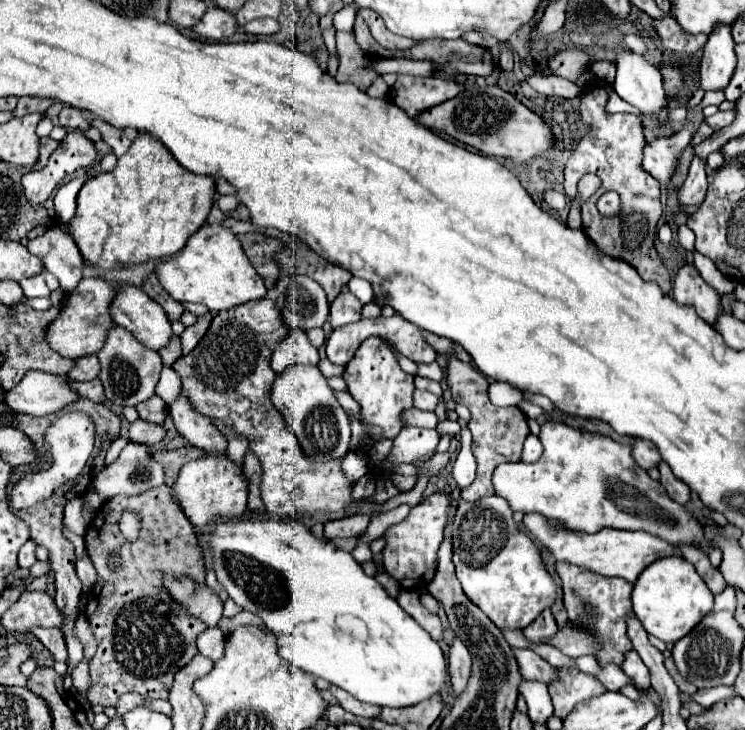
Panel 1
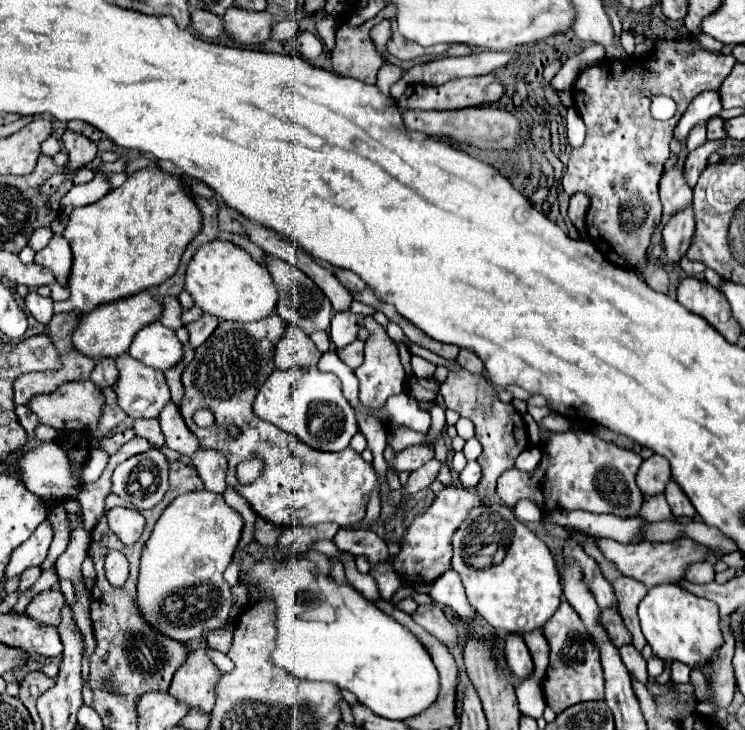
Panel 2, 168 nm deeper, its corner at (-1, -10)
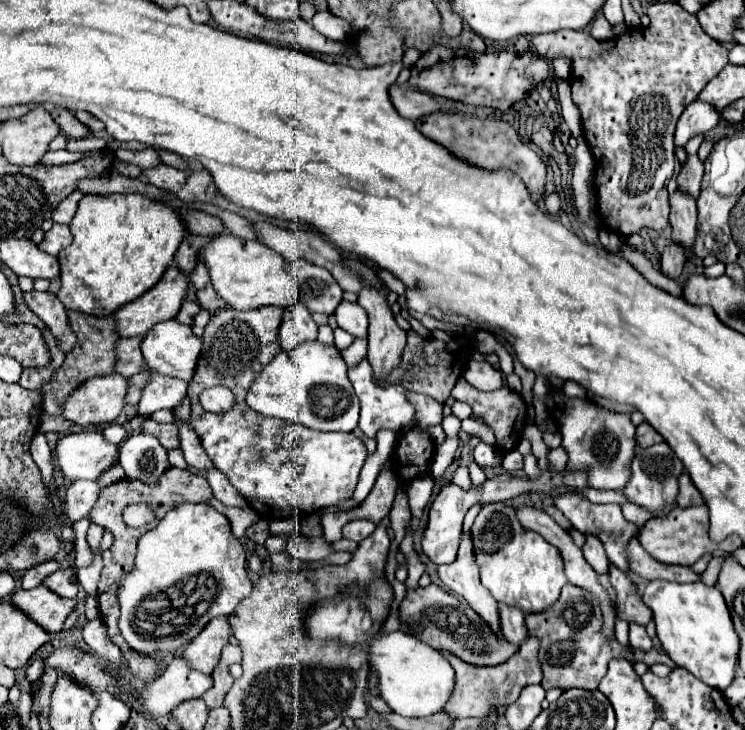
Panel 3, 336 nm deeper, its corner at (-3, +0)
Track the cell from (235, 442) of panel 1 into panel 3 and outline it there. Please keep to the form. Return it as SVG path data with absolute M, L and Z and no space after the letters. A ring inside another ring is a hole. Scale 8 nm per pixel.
M222 506L220 512L228 516L228 520L230 520L230 524L232 524L232 534L234 534L238 540L244 540L244 538L246 538L246 530L260 520L260 516L258 516L256 512L252 512L250 506L246 506L246 508Z

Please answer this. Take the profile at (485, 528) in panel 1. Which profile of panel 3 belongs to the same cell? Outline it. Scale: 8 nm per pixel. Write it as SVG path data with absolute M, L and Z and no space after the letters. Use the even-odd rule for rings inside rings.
M504 502L484 504L474 520L470 536L482 586L486 586L496 602L520 608L524 614L538 614L558 600L560 590L566 584L560 552L540 534L522 528L512 506Z

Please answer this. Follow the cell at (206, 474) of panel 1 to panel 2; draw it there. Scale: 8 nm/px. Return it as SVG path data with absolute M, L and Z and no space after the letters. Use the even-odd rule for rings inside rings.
M202 490L178 496L162 512L148 542L142 548L138 594L136 594L136 608L140 616L144 616L144 620L152 628L158 628L162 636L170 636L172 640L178 642L198 640L204 628L222 628L228 622L232 610L230 584L222 578L222 574L226 566L232 562L232 554L240 540L242 526L244 526L242 516L224 502L222 494Z

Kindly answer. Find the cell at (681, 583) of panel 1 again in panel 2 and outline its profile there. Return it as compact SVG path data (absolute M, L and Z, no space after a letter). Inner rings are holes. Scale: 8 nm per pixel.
M678 584L650 588L638 606L638 616L648 644L664 662L682 662L690 668L706 666L724 644L718 606L682 590Z

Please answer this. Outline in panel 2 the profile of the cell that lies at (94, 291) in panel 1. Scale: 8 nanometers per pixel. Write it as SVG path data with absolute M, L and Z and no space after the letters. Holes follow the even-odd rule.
M150 292L134 294L126 300L102 304L94 308L90 314L82 314L80 326L74 330L74 346L94 360L106 358L106 356L120 356L122 352L128 352L136 332L140 332L144 326L158 322L162 316L162 300L154 298Z

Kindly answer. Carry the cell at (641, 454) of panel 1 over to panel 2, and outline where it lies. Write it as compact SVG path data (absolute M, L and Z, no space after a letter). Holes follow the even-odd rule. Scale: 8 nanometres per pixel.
M654 454L648 460L644 460L636 472L636 484L638 484L640 492L644 494L644 498L662 494L666 490L666 484L670 482L670 478L672 478L670 464L660 454Z

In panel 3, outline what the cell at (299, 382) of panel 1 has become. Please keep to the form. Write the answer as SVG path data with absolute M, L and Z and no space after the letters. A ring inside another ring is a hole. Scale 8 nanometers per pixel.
M302 342L292 352L280 352L258 374L248 390L248 406L264 416L298 422L320 432L352 432L358 426L360 402L346 376L346 362L338 350L324 344Z

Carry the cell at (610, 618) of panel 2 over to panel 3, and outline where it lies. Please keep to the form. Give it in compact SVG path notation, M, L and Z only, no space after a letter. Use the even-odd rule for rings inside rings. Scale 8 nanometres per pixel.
M610 566L610 582L616 590L618 618L646 626L652 620L652 612L648 610L648 606L644 606L640 592L632 590L632 582L628 582L628 574L620 574L620 570Z

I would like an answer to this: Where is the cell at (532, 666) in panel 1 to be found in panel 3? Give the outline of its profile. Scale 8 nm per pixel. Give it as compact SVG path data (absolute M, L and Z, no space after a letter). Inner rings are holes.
M500 606L500 626L502 634L510 644L520 646L528 638L528 628L524 622L524 614L516 608Z

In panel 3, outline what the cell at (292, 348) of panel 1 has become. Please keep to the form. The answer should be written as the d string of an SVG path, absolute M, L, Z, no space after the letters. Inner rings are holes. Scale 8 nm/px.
M294 304L284 310L278 334L282 350L294 350L302 342L316 340L316 336L318 336L318 326L314 324L310 312L304 306Z

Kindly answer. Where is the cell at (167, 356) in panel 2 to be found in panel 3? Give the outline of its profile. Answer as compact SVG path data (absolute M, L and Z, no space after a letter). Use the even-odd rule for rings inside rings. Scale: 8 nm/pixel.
M172 318L172 320L166 320L166 322L160 322L160 324L152 326L152 330L142 338L140 348L142 348L144 362L152 370L156 370L160 374L166 374L166 376L180 378L184 382L190 382L190 378L194 374L194 366L198 362L202 340L192 334L192 328L190 326L180 324L178 320Z

